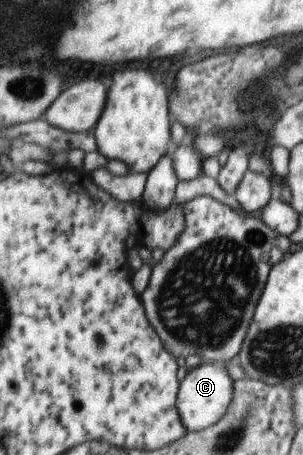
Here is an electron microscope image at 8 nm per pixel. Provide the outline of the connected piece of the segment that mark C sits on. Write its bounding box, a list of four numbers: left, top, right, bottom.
[176,362,233,432]

